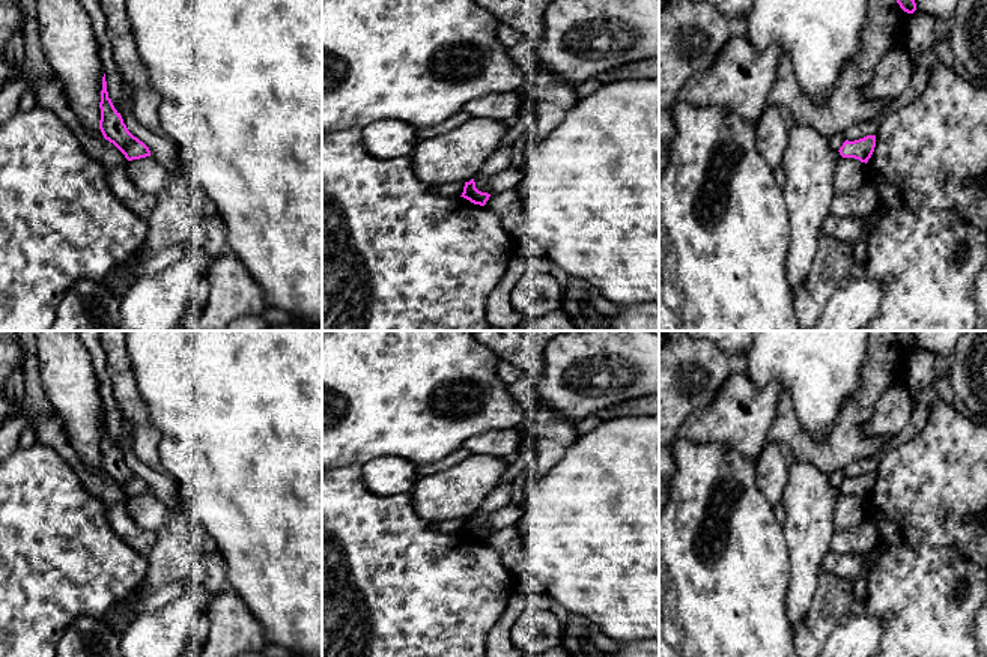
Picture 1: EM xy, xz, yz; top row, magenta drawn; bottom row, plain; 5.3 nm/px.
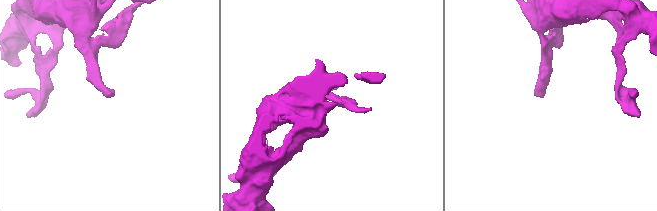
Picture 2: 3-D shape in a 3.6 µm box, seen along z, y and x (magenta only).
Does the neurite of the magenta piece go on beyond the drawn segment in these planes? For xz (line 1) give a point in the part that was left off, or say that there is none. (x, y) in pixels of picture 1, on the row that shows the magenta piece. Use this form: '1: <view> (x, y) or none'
1: none

